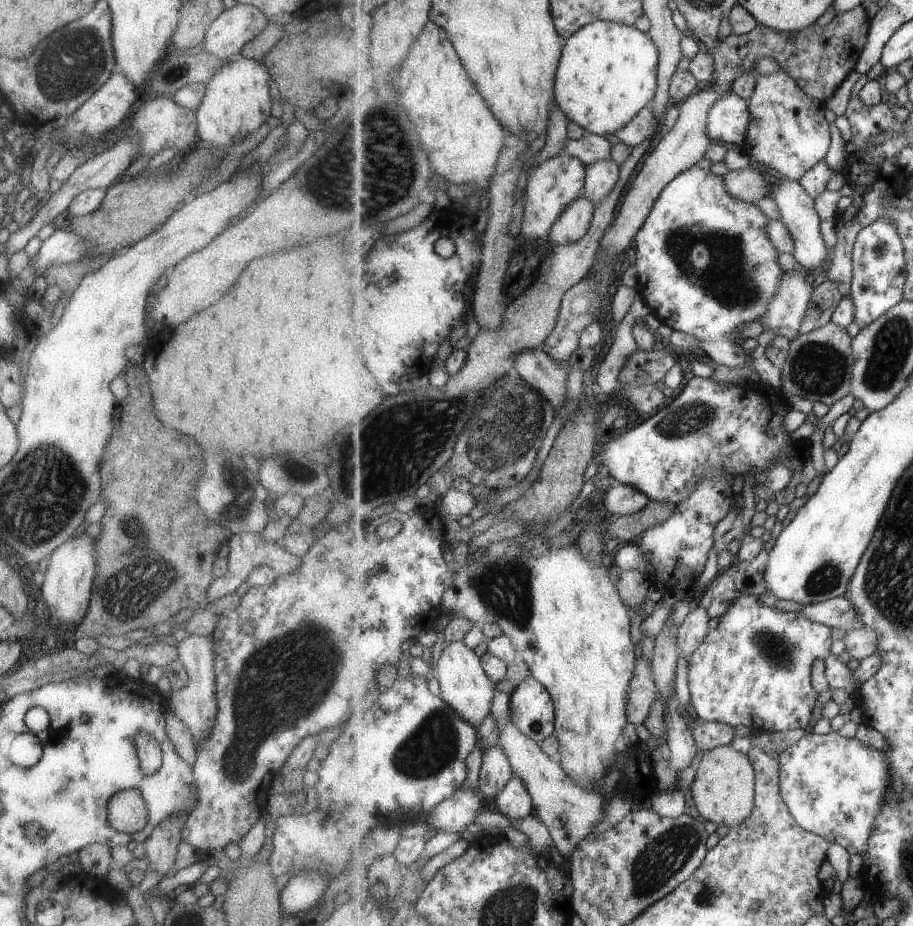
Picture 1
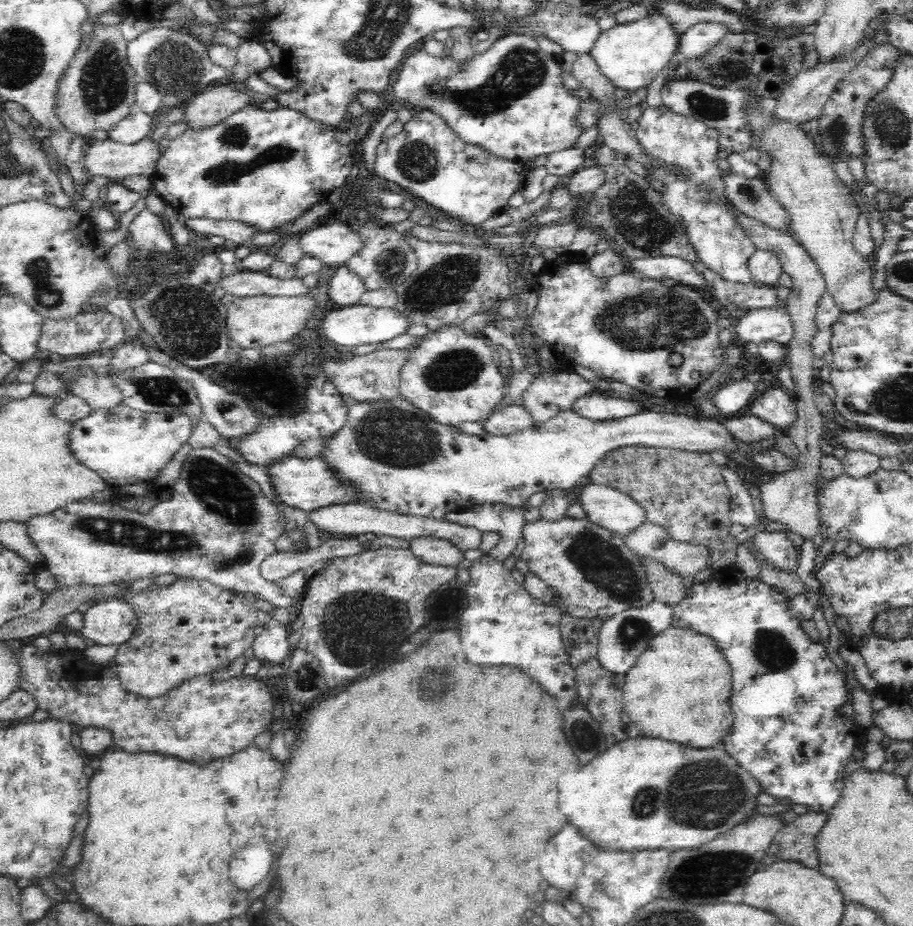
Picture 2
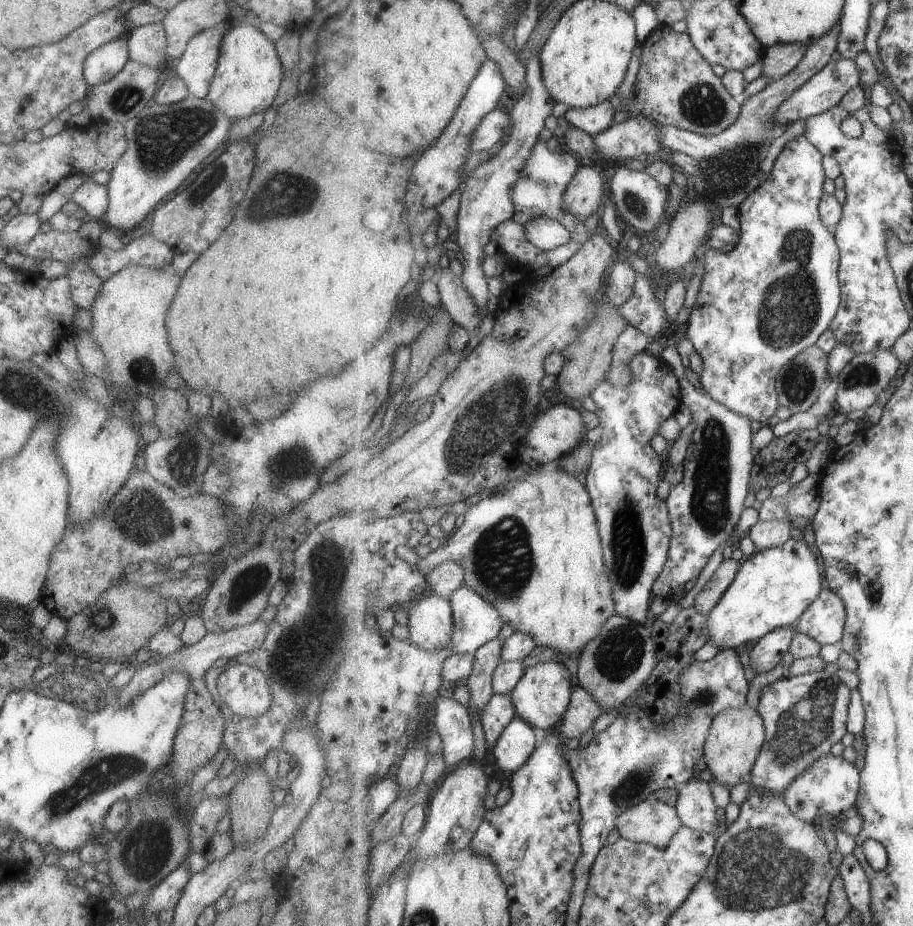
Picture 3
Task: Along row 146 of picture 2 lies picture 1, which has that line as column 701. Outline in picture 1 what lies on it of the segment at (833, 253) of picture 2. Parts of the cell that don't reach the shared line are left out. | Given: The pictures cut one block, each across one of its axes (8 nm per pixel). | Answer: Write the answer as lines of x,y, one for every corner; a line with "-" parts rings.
729,745
712,748
698,759
691,791
694,804
705,820
729,828
743,825
756,805
756,770
752,759

